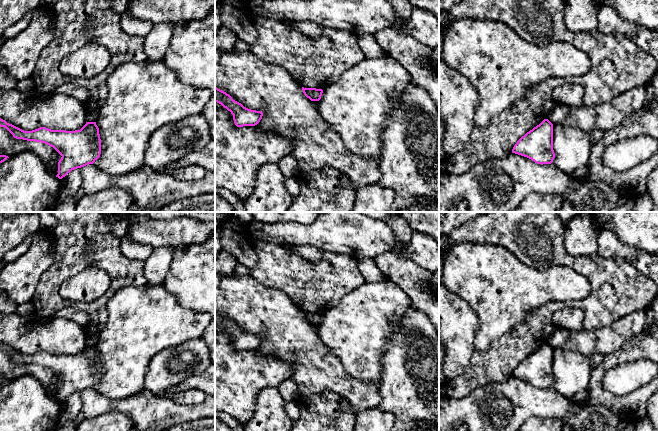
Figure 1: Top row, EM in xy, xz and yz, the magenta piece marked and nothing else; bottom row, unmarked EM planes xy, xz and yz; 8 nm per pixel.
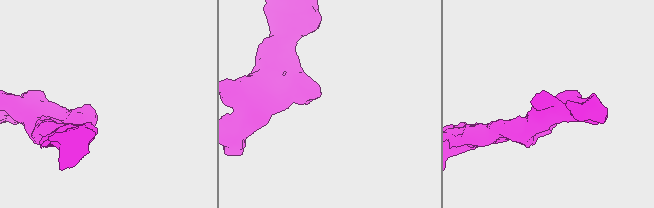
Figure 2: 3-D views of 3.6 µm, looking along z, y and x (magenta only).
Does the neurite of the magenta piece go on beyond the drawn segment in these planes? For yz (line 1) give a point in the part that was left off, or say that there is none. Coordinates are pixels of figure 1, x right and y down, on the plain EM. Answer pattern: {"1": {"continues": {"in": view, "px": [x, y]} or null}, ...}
{"1": {"continues": null}}

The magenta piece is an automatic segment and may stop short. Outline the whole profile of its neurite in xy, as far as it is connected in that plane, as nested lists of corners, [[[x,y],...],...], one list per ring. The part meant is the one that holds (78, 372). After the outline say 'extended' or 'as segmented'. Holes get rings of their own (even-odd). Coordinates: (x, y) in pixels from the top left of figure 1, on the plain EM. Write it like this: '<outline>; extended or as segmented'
[[[0,342],[0,351],[5,351],[16,363],[41,366],[53,371],[62,380],[58,386],[58,398],[56,399],[59,403],[74,393],[93,388],[101,378],[101,363],[96,346],[86,346],[80,354],[75,355],[51,354],[46,351],[24,355]]]; as segmented

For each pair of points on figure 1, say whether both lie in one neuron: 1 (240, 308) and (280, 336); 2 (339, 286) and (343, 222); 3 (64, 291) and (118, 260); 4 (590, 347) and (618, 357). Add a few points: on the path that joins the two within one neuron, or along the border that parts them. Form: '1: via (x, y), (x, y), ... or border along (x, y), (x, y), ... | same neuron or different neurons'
1: via (250, 308), (270, 326) | same neuron
2: border along (323, 250), (346, 254), (357, 261) | different neurons
3: border along (79, 272), (102, 268), (110, 278), (110, 286) | different neurons
4: border along (628, 340), (623, 346), (604, 356) | different neurons

